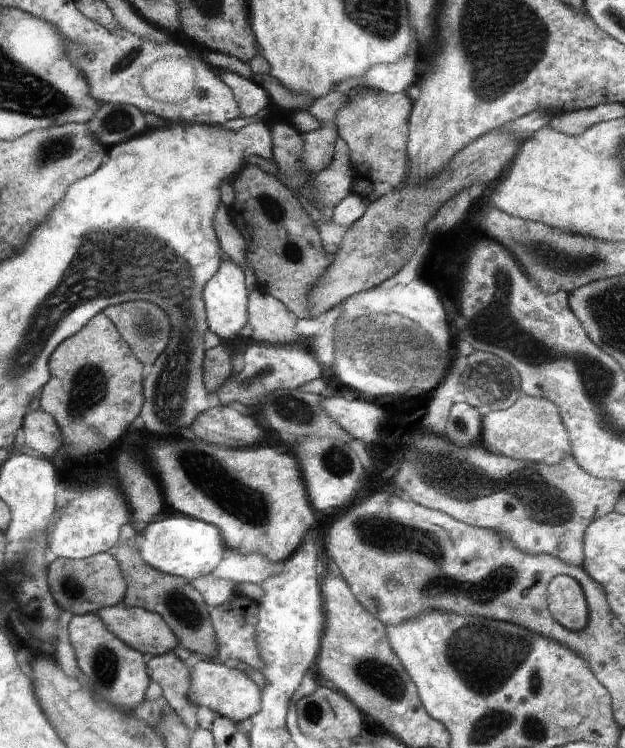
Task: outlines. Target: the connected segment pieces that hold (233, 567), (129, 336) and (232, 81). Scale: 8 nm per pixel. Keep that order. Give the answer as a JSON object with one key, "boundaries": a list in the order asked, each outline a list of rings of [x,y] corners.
{"boundaries":[[[[229,548],[211,576],[236,584],[248,582],[260,586],[264,580],[279,574],[283,562],[273,562],[259,553],[240,553],[238,549]]],[[[139,299],[130,304],[112,305],[104,310],[104,314],[117,327],[120,337],[142,365],[154,364],[168,347],[172,326],[168,314],[160,306]]],[[[222,69],[216,70],[216,74],[232,90],[240,117],[254,116],[268,104],[268,94],[260,86],[256,86],[252,79],[247,80],[237,73]]]]}

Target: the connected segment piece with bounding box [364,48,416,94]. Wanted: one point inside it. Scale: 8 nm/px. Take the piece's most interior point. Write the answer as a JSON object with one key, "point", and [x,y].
{"point":[393,79]}

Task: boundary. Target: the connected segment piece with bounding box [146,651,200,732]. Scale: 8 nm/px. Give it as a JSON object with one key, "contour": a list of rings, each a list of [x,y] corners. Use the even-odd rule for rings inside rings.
{"contour":[[[170,651],[154,655],[146,662],[151,681],[156,682],[162,690],[169,708],[180,718],[190,732],[200,728],[197,721],[197,705],[189,700],[189,670],[185,662]]]}

